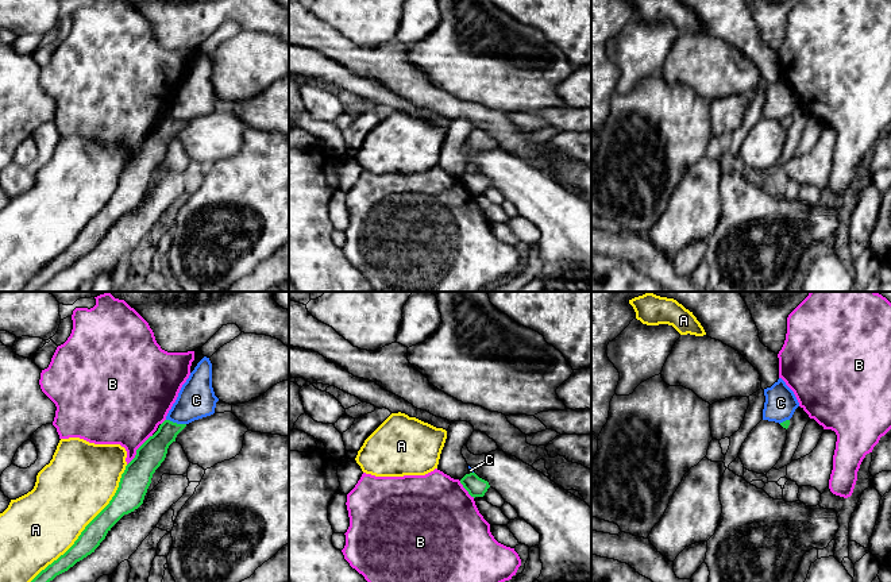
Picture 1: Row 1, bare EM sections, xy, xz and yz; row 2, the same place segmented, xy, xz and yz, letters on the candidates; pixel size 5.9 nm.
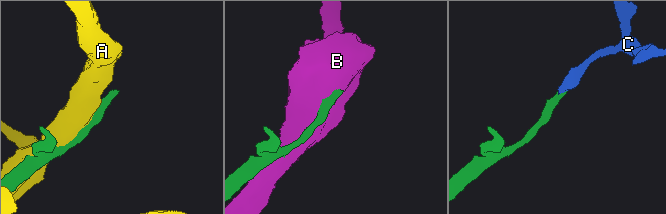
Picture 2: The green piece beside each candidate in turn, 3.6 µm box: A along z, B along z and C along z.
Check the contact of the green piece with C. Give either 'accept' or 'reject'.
reject

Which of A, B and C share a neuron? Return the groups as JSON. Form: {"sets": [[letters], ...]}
{"sets": [["A"], ["B"], ["C"]]}

